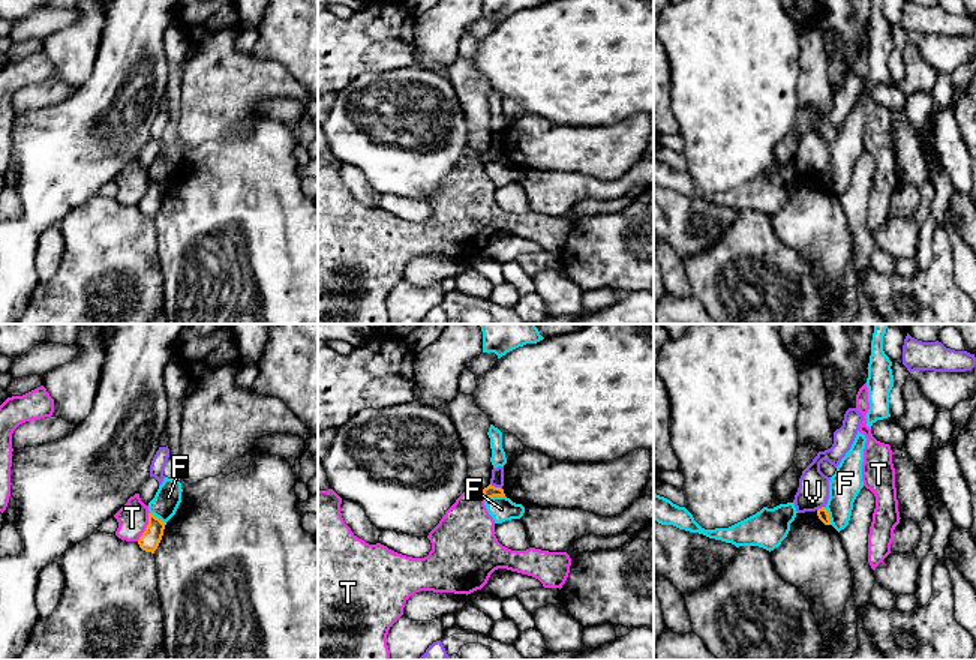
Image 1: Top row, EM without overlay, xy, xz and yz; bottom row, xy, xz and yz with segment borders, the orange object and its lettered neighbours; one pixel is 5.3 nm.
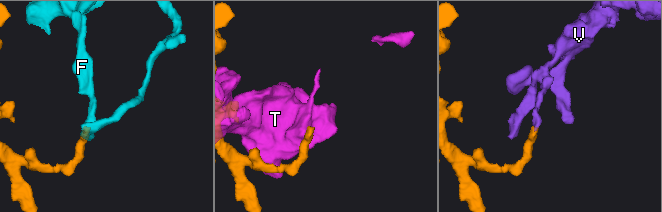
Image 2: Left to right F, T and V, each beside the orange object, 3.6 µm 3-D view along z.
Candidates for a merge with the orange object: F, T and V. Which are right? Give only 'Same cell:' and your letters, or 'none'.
Same cell: none

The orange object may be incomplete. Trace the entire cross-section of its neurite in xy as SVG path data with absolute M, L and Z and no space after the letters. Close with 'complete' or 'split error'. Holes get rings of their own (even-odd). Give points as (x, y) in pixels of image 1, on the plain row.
M148 177L148 189L138 204L139 212L145 216L154 218L162 204L165 189L166 188L162 186L159 182Z | complete

